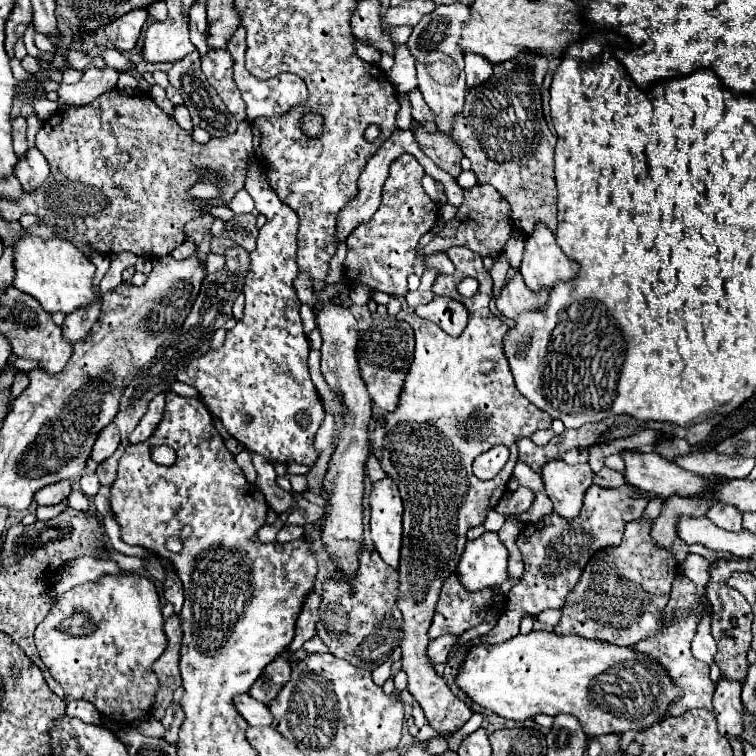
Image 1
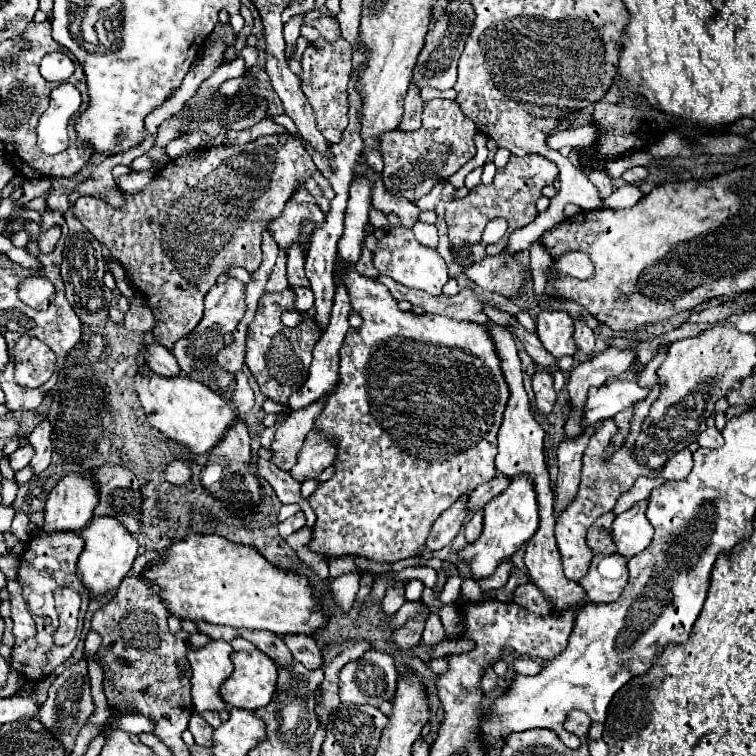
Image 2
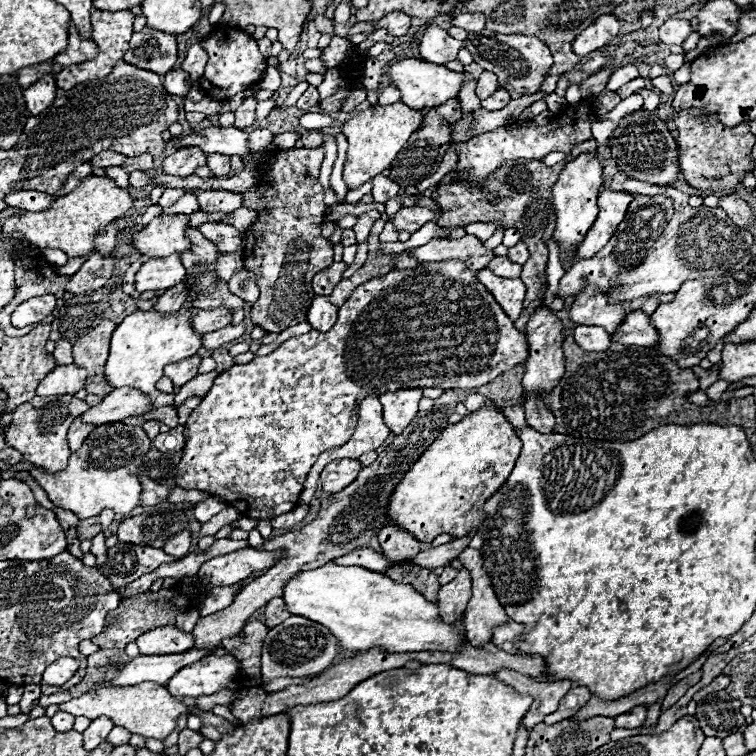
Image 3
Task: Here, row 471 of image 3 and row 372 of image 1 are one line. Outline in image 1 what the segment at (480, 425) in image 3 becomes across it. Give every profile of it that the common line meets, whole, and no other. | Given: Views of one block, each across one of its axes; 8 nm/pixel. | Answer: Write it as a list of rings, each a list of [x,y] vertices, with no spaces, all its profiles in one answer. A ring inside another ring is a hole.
[[[450,248],[448,250],[450,260],[454,262],[454,274],[438,274],[434,280],[434,292],[436,294],[446,294],[450,298],[462,300],[462,304],[468,308],[468,326],[466,330],[458,336],[452,338],[448,336],[440,326],[430,324],[428,320],[416,316],[414,312],[406,316],[406,322],[412,326],[414,336],[416,336],[416,350],[414,350],[414,360],[408,370],[404,390],[400,404],[394,412],[384,414],[378,418],[374,432],[370,434],[374,454],[380,458],[380,464],[386,474],[390,474],[402,494],[404,502],[404,540],[402,542],[402,552],[400,552],[400,566],[398,566],[398,576],[400,576],[400,592],[396,598],[396,604],[404,616],[404,638],[402,638],[402,670],[408,674],[408,692],[414,696],[414,700],[420,704],[424,710],[424,716],[428,724],[438,732],[438,734],[454,734],[460,730],[468,718],[472,716],[472,708],[456,698],[452,690],[446,686],[446,682],[434,672],[434,666],[430,664],[426,656],[426,648],[430,642],[428,628],[432,624],[434,616],[434,606],[440,596],[442,582],[450,576],[450,572],[456,570],[456,564],[464,552],[466,544],[466,532],[478,524],[482,524],[492,508],[500,502],[504,496],[506,484],[512,476],[514,464],[518,462],[518,448],[516,440],[520,436],[530,438],[536,430],[550,428],[552,418],[538,406],[534,406],[530,400],[524,400],[520,392],[516,392],[516,384],[512,380],[512,372],[508,368],[508,360],[504,356],[504,336],[508,332],[508,326],[490,312],[488,302],[492,294],[492,278],[488,270],[482,266],[482,258],[476,256],[468,248]],[[466,277],[473,277],[479,282],[478,292],[472,298],[464,298],[458,292],[458,284]],[[494,444],[504,444],[510,446],[510,460],[502,468],[502,472],[494,480],[478,480],[472,472],[472,462],[478,454],[490,450]]]

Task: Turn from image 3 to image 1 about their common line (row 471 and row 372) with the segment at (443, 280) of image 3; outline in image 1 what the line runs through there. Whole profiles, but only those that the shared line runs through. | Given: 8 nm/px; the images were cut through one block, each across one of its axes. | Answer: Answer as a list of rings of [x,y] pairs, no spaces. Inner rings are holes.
[[[256,158],[250,160],[248,168],[250,174],[246,180],[246,192],[254,198],[258,212],[264,214],[268,222],[260,228],[258,246],[250,254],[250,268],[244,280],[244,296],[246,296],[244,316],[230,332],[226,332],[226,340],[218,350],[208,350],[204,356],[192,360],[184,370],[176,374],[176,380],[194,386],[202,394],[210,412],[216,418],[220,418],[228,434],[234,436],[246,450],[264,456],[268,462],[282,462],[282,464],[300,462],[312,466],[318,458],[314,450],[314,436],[322,426],[326,412],[316,392],[316,386],[308,376],[310,340],[302,328],[302,318],[300,318],[302,302],[294,290],[294,280],[300,272],[296,264],[296,232],[300,220],[296,212],[292,212],[292,208],[288,208],[288,204],[284,204],[276,196],[276,192],[272,192],[264,176],[264,170],[260,168],[260,162]]]

